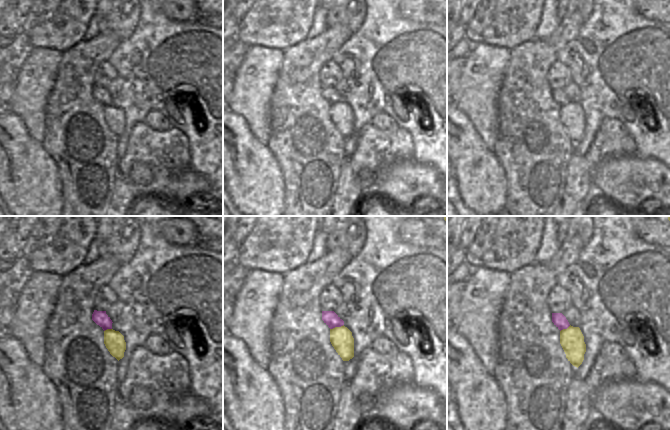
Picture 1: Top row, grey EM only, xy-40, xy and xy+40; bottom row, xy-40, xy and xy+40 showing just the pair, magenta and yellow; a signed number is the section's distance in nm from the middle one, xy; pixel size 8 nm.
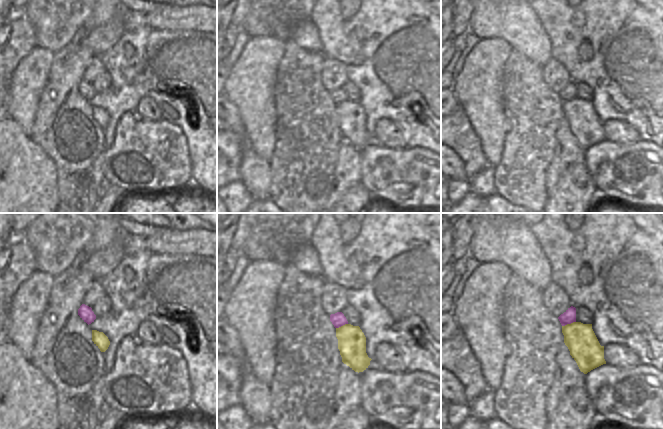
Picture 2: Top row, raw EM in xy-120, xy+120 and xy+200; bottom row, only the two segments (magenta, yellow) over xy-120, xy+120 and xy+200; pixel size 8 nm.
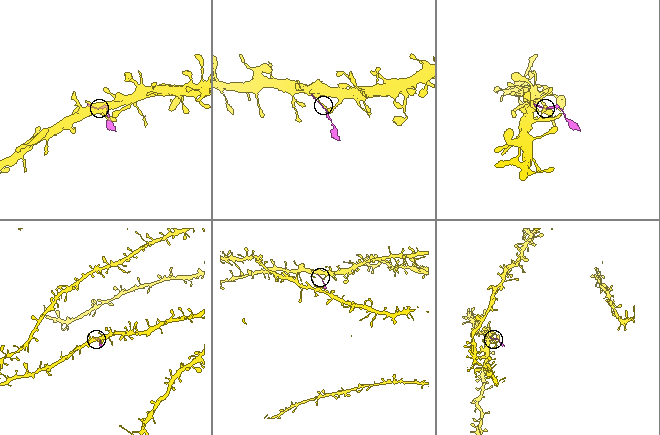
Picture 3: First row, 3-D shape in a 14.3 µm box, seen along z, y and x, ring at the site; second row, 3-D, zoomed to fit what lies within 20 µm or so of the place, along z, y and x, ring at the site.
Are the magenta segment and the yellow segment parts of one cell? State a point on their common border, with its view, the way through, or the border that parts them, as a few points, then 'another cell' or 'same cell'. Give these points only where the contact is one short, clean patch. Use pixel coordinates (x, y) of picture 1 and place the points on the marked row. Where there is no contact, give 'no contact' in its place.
contact xy (336, 326); another cell

